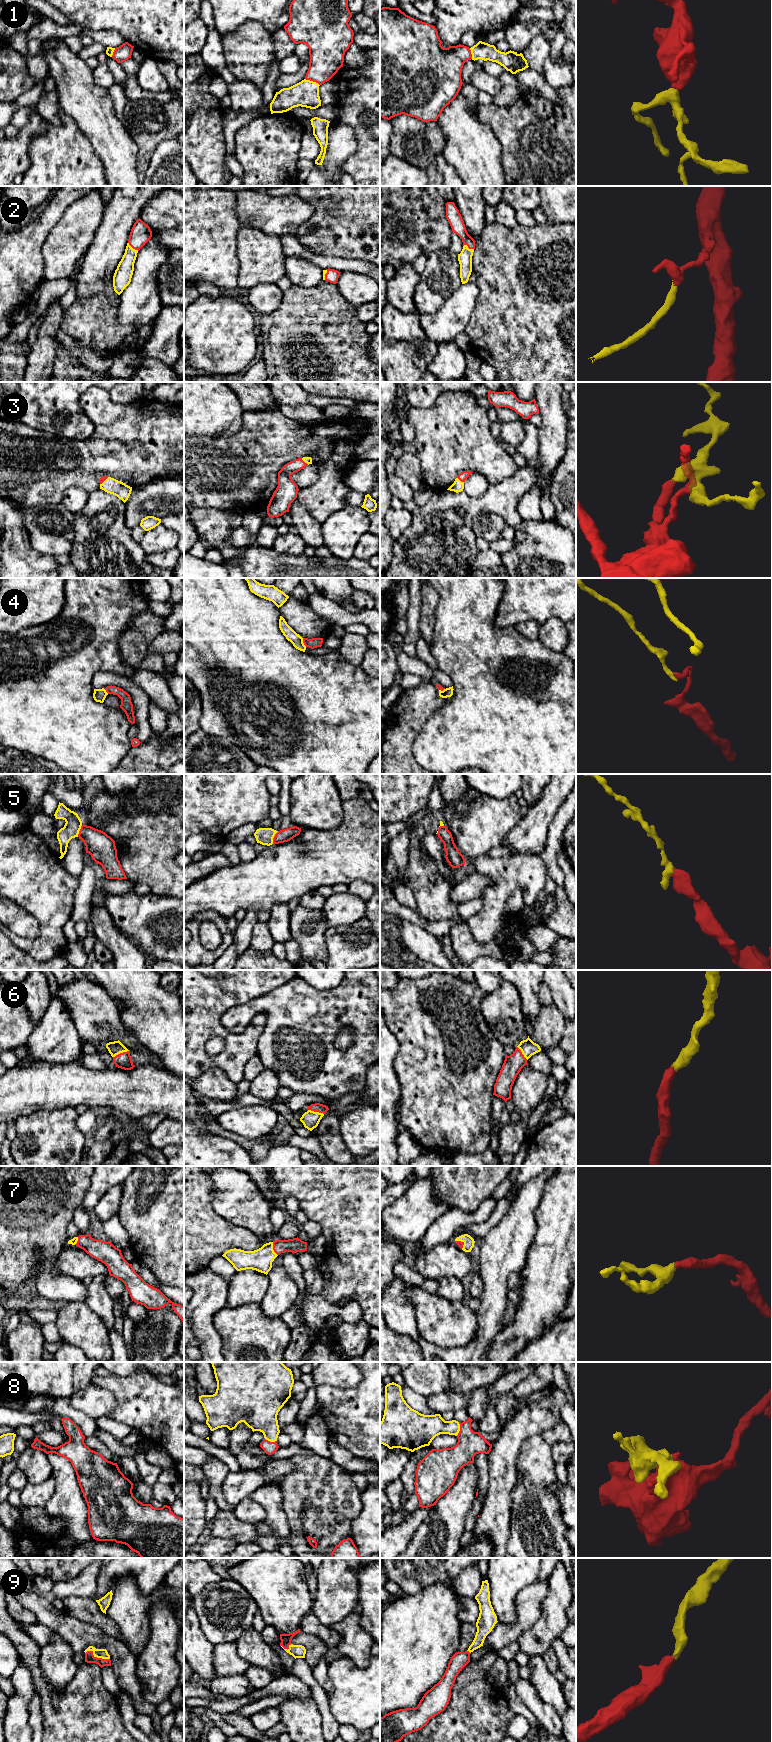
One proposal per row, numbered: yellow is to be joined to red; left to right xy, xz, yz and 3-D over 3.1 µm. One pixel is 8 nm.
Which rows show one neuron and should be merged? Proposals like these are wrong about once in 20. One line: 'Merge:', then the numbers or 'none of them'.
Merge: 1, 2, 3, 5, 6, 7, 8, 9

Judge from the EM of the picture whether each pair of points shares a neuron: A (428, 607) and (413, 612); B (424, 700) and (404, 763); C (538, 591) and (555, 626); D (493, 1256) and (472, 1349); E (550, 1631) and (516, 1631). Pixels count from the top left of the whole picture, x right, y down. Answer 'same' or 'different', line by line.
A: different
B: same
C: different
D: same
E: different

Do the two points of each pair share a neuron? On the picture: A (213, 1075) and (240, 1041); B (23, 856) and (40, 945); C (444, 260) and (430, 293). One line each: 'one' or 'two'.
A: two
B: one
C: one

